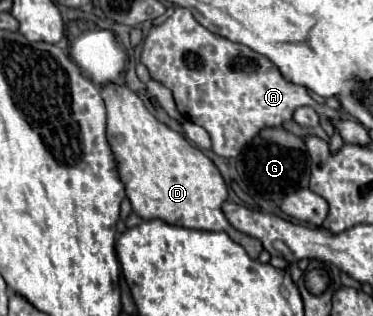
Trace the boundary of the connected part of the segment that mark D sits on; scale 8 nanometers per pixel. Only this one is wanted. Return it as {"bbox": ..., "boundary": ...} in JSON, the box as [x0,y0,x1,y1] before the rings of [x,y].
{"bbox":[101,85,263,259],"boundary":[[[103,85],[101,97],[107,107],[107,141],[133,211],[147,221],[161,219],[187,229],[223,231],[239,243],[249,257],[257,259],[263,251],[261,241],[233,229],[221,211],[221,203],[227,201],[227,185],[211,159],[189,145],[181,133],[157,121],[127,85]]]}

